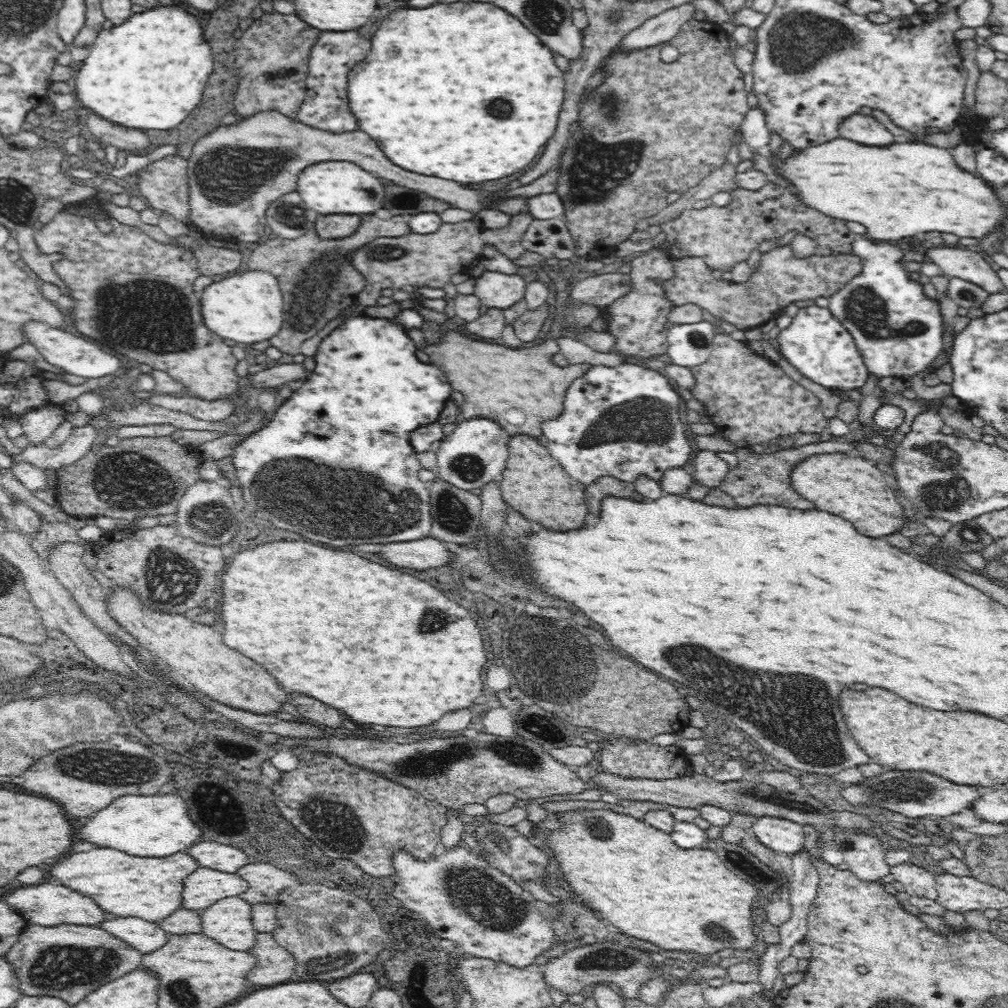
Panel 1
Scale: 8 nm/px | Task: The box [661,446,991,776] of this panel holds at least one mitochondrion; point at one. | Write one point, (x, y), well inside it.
(970, 533)

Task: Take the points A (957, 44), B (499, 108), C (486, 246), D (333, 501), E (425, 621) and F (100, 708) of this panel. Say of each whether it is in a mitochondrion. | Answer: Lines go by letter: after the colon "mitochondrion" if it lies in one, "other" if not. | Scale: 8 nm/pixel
A: other
B: mitochondrion
C: other
D: mitochondrion
E: mitochondrion
F: other

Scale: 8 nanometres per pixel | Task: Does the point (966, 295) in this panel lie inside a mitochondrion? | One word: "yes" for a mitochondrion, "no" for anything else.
yes

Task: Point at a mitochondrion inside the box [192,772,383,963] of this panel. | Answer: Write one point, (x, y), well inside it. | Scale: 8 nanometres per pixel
(328, 819)

